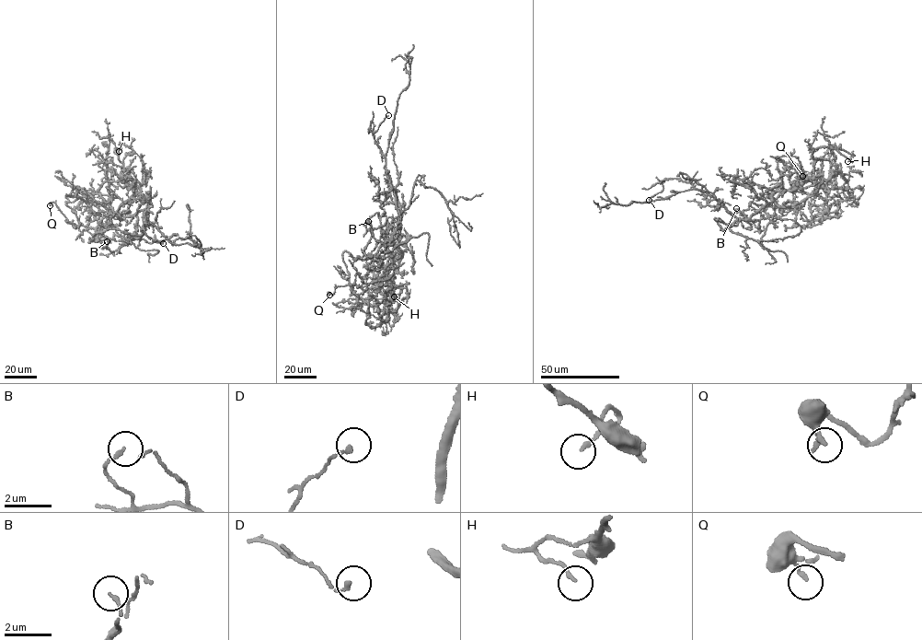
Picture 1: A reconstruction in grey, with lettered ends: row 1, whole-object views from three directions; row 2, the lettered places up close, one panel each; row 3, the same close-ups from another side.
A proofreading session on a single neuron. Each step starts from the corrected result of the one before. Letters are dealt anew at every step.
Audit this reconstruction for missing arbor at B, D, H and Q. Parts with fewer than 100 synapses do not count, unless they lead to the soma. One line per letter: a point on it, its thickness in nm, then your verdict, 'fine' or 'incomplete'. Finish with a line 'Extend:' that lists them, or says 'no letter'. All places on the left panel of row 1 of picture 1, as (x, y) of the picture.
B: (107, 241) | 150 nm | fine
D: (163, 243) | 170 nm | fine
H: (119, 151) | 140 nm | fine
Q: (50, 205) | 160 nm | fine
Extend: no letter

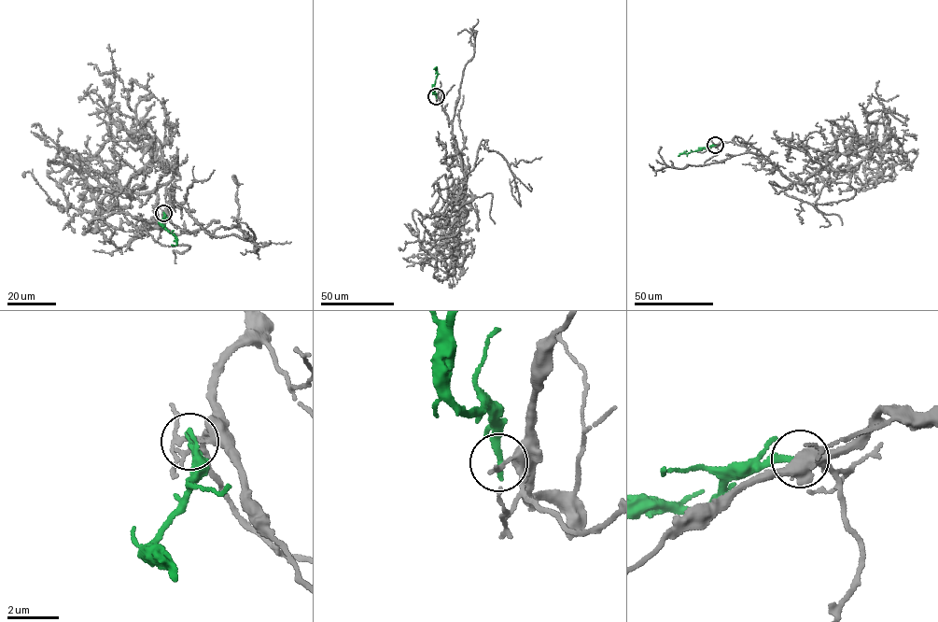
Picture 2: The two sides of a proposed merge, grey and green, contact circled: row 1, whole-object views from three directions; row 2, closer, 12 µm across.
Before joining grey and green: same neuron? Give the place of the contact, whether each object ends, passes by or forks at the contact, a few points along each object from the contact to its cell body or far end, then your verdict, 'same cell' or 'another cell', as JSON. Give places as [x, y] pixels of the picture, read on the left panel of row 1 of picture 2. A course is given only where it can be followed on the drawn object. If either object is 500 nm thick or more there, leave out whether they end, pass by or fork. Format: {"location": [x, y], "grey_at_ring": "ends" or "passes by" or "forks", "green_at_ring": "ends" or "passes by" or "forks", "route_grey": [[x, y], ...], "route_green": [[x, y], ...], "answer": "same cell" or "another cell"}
{"location": [163, 213], "grey_at_ring": "ends", "green_at_ring": "ends", "route_grey": [[163, 213], [173, 195], [160, 228], [129, 188], [153, 143], [112, 122], [65, 208], [48, 198]], "route_green": [[163, 213], [160, 223], [176, 238], [176, 244], [171, 245]], "answer": "another cell"}

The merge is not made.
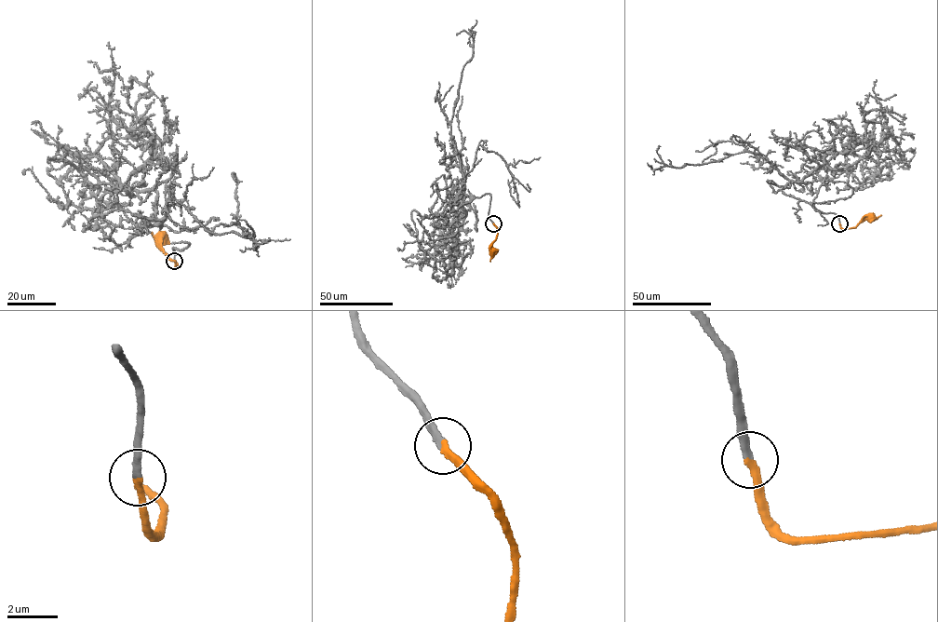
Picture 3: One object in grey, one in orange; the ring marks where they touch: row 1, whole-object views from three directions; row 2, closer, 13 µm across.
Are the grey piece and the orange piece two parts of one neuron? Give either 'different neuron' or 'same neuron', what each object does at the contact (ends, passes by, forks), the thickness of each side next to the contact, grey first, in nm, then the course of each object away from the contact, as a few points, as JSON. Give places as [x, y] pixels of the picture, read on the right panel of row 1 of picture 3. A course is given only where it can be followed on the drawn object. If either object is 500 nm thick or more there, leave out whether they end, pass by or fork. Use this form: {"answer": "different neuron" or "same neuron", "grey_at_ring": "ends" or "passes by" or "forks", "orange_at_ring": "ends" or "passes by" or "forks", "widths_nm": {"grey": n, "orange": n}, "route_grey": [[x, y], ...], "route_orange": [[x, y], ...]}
{"answer": "same neuron", "grey_at_ring": "ends", "orange_at_ring": "ends", "widths_nm": {"grey": 260, "orange": 260}, "route_grey": [[839, 223], [813, 204], [825, 160], [795, 182], [752, 152], [681, 167], [653, 169], [648, 163]], "route_orange": [[839, 223], [842, 229], [850, 228], [872, 218]]}

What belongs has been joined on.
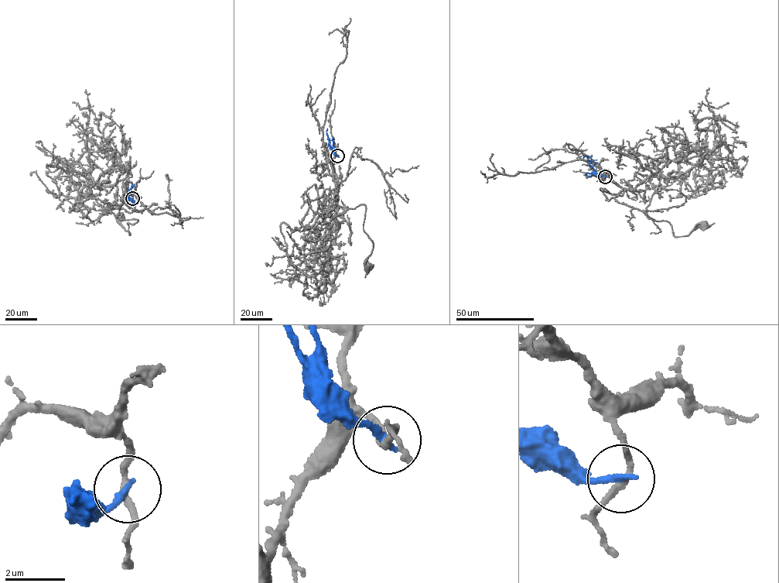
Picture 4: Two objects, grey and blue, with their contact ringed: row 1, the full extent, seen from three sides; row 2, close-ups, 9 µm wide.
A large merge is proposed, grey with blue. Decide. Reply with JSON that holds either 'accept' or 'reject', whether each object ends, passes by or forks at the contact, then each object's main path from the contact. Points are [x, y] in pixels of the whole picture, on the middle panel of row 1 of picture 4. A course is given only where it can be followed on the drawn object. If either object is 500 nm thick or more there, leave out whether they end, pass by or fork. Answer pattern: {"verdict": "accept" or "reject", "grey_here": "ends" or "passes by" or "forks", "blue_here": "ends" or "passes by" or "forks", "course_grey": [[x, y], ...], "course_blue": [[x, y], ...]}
{"verdict": "reject", "grey_here": "passes by", "blue_here": "ends", "course_grey": [[337, 156], [331, 164], [336, 202], [316, 220], [320, 224], [364, 204], [363, 231], [373, 244], [368, 267]], "course_blue": [[337, 156], [329, 147], [327, 128]]}

